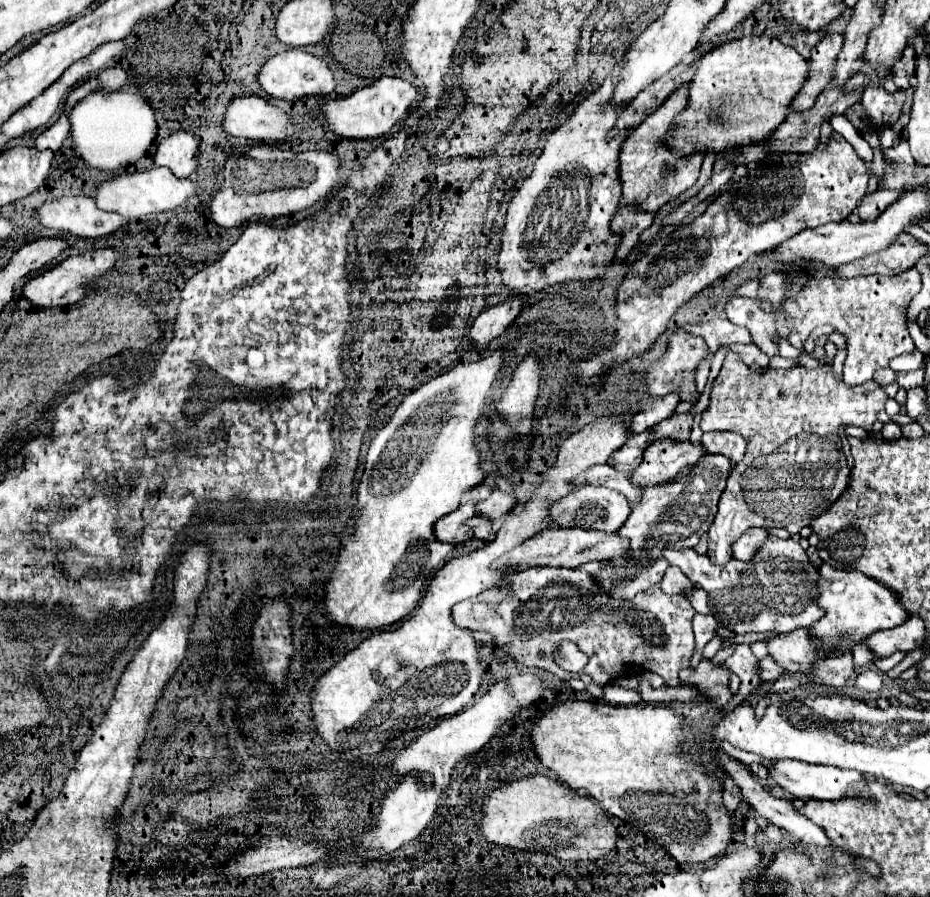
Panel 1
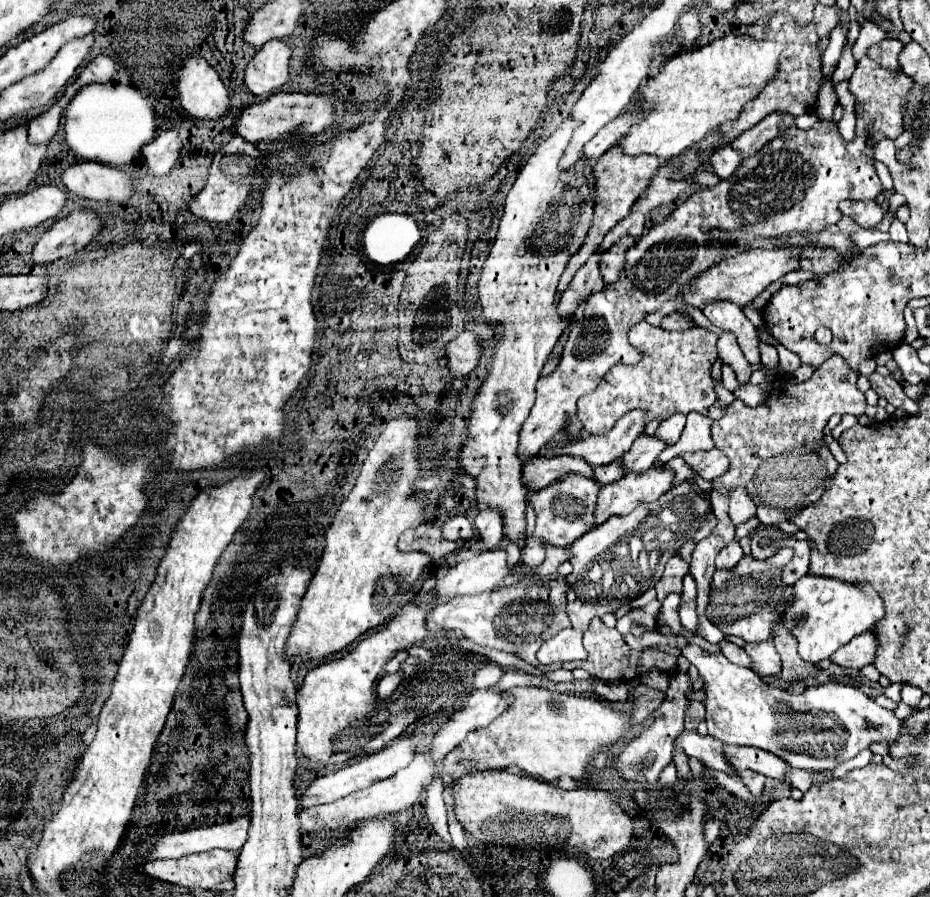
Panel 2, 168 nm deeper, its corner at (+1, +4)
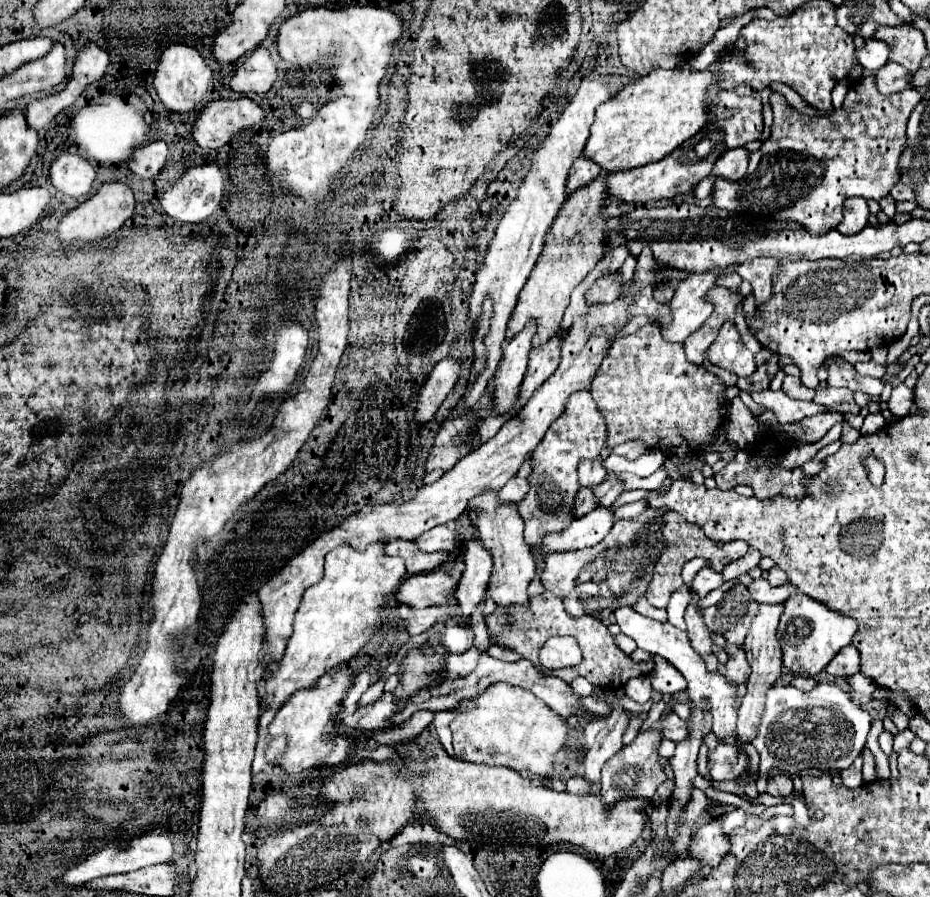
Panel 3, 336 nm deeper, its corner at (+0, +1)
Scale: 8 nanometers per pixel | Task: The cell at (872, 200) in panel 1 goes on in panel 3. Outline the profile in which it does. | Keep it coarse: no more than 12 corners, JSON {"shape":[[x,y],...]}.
{"shape":[[861,197],[845,201],[843,221],[837,231],[855,235],[869,225],[867,201]]}

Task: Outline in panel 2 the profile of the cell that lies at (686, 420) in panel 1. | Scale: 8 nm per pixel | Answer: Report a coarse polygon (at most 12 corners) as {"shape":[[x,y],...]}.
{"shape":[[656,434],[638,436],[622,456],[626,472],[642,472],[668,448]]}

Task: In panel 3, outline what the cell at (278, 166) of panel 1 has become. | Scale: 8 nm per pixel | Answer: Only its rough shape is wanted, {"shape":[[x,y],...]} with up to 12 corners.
{"shape":[[217,165],[189,167],[159,203],[171,219],[199,223],[223,199]]}

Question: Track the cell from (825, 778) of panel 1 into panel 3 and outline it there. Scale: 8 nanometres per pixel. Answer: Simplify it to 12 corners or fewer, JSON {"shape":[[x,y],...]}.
{"shape":[[719,743],[707,755],[715,781],[735,779],[749,757]]}

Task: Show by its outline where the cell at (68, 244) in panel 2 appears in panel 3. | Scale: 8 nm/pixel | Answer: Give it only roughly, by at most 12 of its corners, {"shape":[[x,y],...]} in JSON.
{"shape":[[107,181],[61,219],[59,239],[103,239],[133,215],[135,197]]}

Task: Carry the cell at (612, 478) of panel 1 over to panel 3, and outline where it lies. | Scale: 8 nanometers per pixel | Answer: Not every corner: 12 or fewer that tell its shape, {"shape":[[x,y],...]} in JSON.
{"shape":[[509,479],[499,489],[499,503],[519,503],[529,491],[527,479]]}

